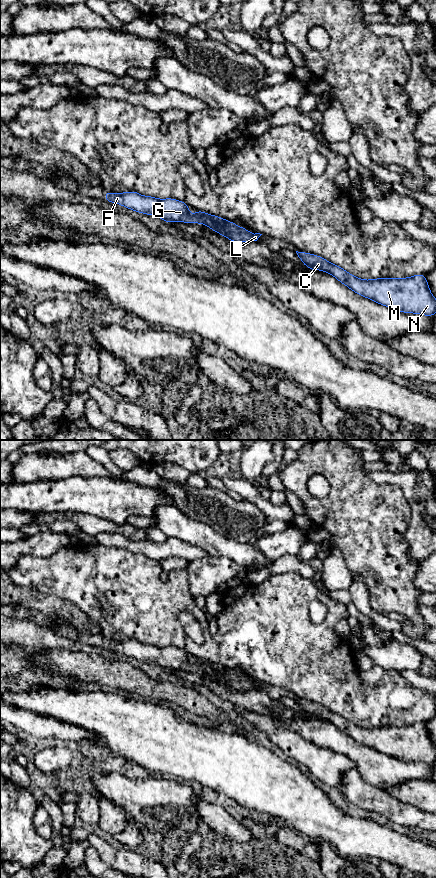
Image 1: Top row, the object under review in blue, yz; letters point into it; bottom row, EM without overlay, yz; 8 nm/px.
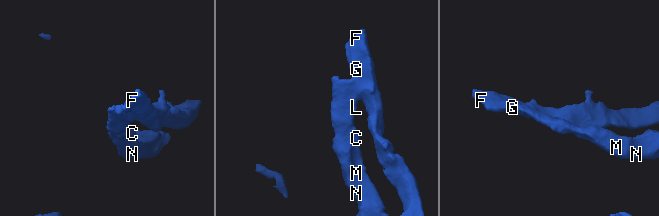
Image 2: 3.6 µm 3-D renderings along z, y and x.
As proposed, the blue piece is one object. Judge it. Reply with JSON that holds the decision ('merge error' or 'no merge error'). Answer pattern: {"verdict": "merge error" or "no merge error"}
{"verdict": "merge error"}

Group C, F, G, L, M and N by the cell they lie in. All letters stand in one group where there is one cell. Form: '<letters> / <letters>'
C L M N / F G

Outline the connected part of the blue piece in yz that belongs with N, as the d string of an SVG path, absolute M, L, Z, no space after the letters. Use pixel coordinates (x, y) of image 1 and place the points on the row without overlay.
M296 699L296 701L308 717L321 718L331 722L355 741L380 753L407 762L422 762L428 765L432 765L436 761L436 747L430 740L425 722L402 727L364 728L353 724L323 705L305 700Z

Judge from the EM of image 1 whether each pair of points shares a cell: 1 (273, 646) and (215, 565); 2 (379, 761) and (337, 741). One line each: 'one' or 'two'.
1: two
2: one

